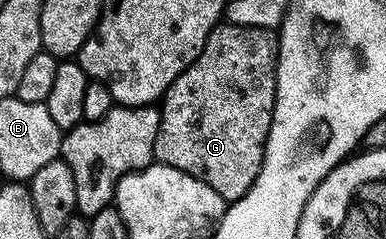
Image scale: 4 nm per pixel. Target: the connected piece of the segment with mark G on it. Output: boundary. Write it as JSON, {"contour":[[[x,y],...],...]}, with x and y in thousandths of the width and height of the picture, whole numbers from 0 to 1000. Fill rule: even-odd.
{"contour":[[[567,105],[534,159],[518,238],[446,356],[415,418],[420,502],[399,611],[407,678],[466,707],[500,749],[531,766],[583,841],[632,824],[674,724],[689,636],[689,577],[705,523],[715,389],[715,163],[671,113]]]}

